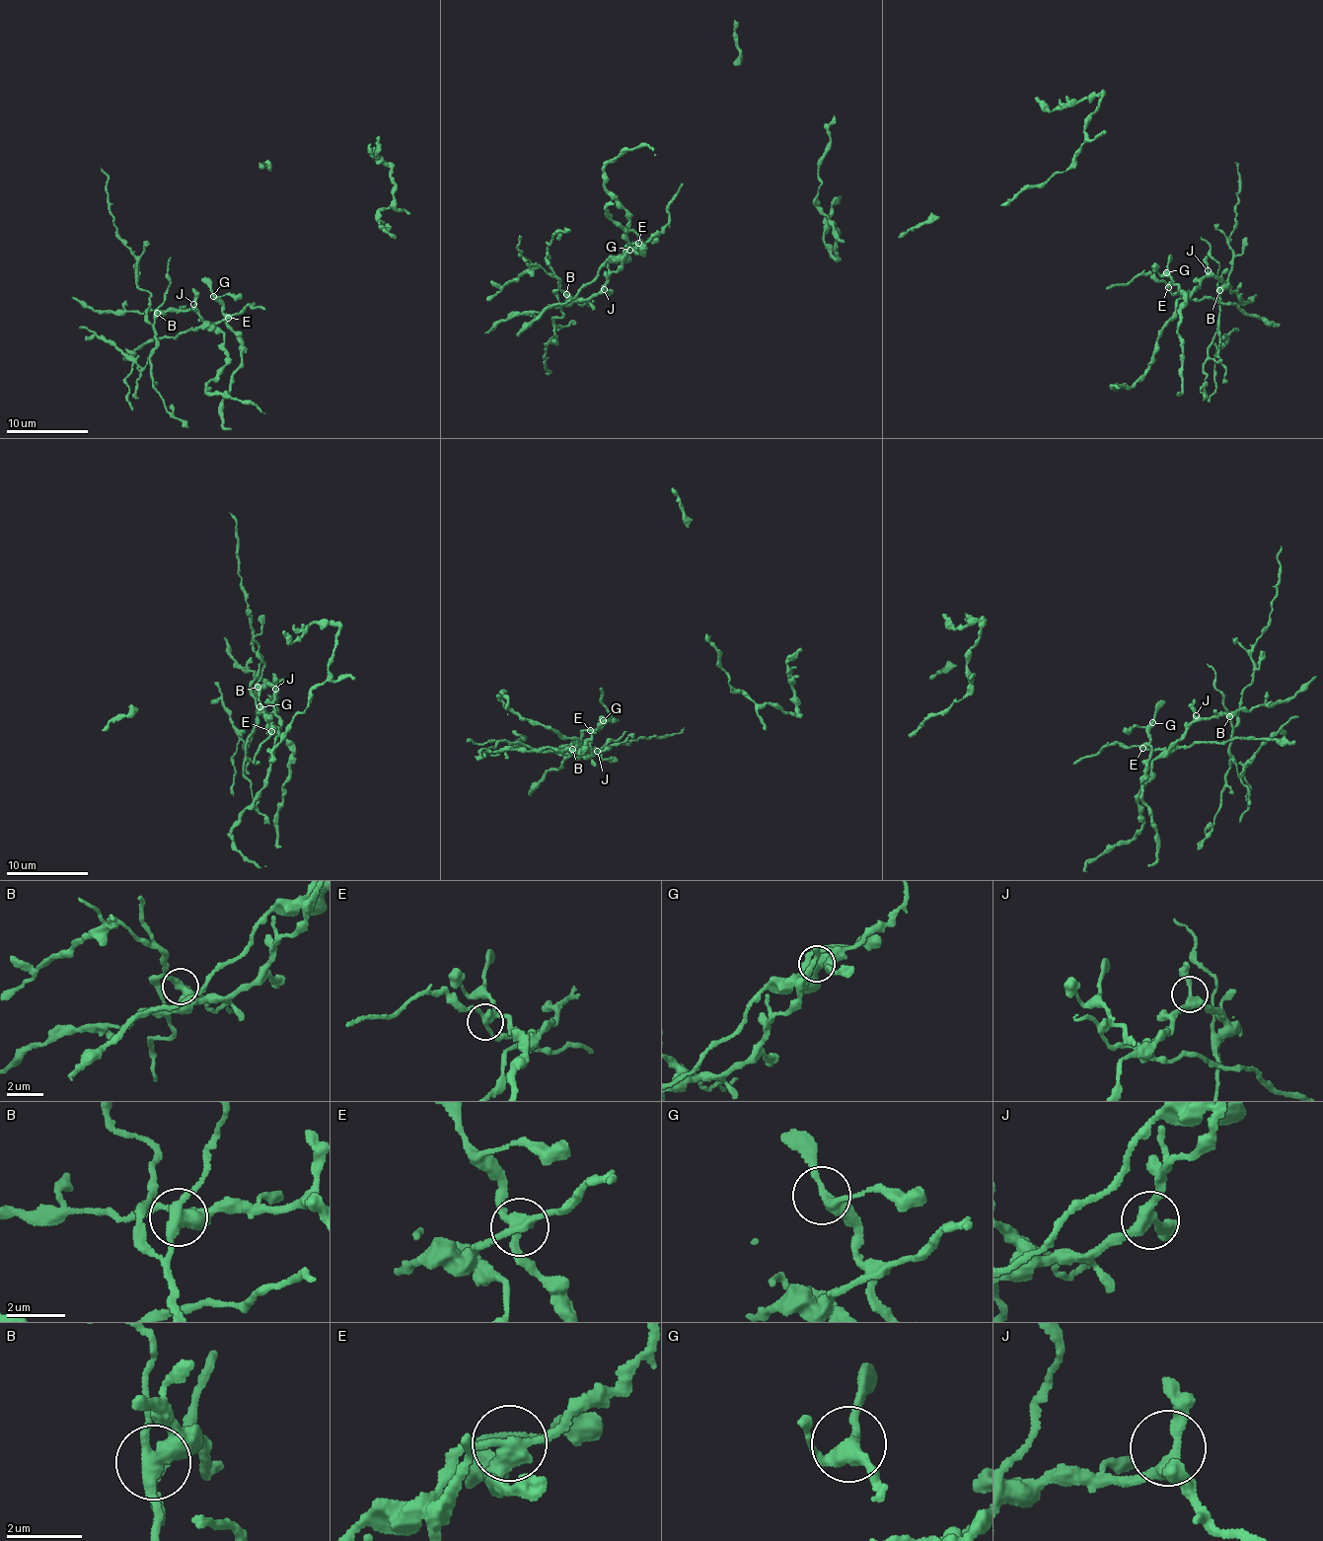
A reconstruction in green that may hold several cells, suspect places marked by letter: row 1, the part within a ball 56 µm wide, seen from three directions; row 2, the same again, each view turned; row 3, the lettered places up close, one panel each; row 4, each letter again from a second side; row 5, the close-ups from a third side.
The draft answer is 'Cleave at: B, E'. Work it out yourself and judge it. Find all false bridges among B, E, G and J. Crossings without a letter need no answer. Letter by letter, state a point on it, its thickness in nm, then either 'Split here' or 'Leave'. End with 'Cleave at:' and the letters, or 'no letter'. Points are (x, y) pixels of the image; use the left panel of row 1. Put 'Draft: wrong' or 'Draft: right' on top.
Draft: right
B: Place: (157, 313). Thickness 380 nm. Split here
E: Place: (228, 318). Thickness 300 nm. Split here
G: Place: (213, 296). Thickness 280 nm. Leave
J: Place: (193, 304). Thickness 300 nm. Leave
Cleave at: B, E

